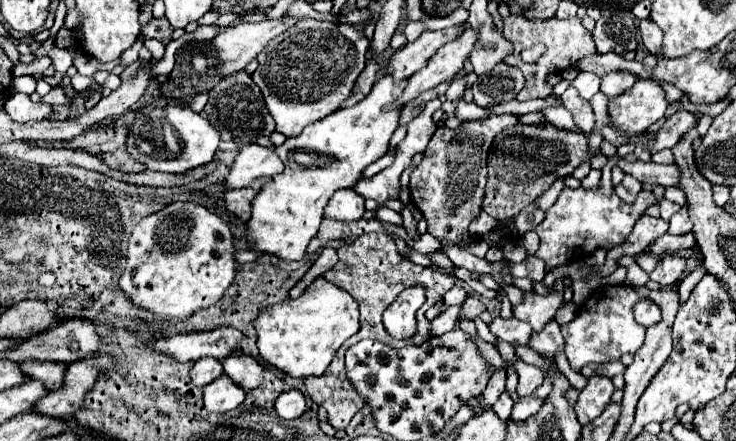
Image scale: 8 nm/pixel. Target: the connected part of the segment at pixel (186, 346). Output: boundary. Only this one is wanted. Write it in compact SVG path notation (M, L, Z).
M220 327L208 333L180 333L172 337L160 337L156 341L150 341L150 345L152 349L166 353L180 363L186 363L198 361L206 355L214 359L230 357L242 339L244 335L238 329Z

